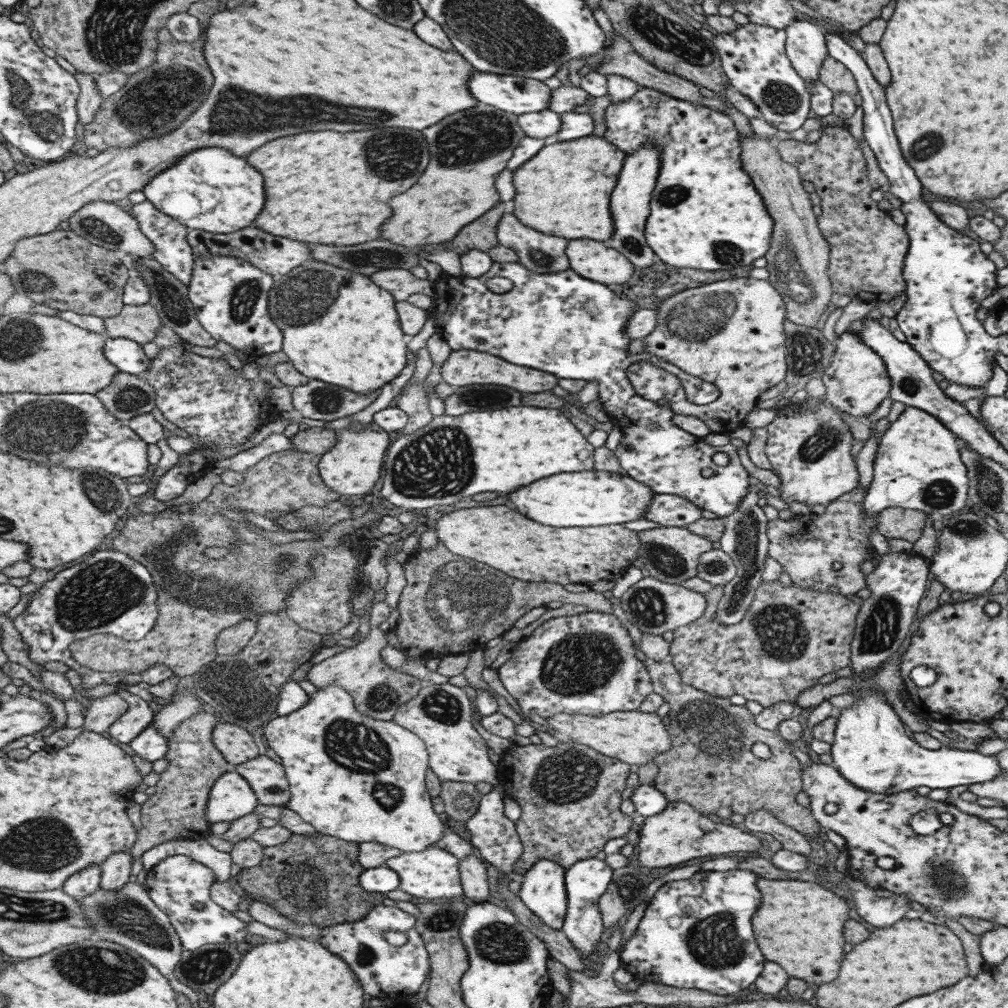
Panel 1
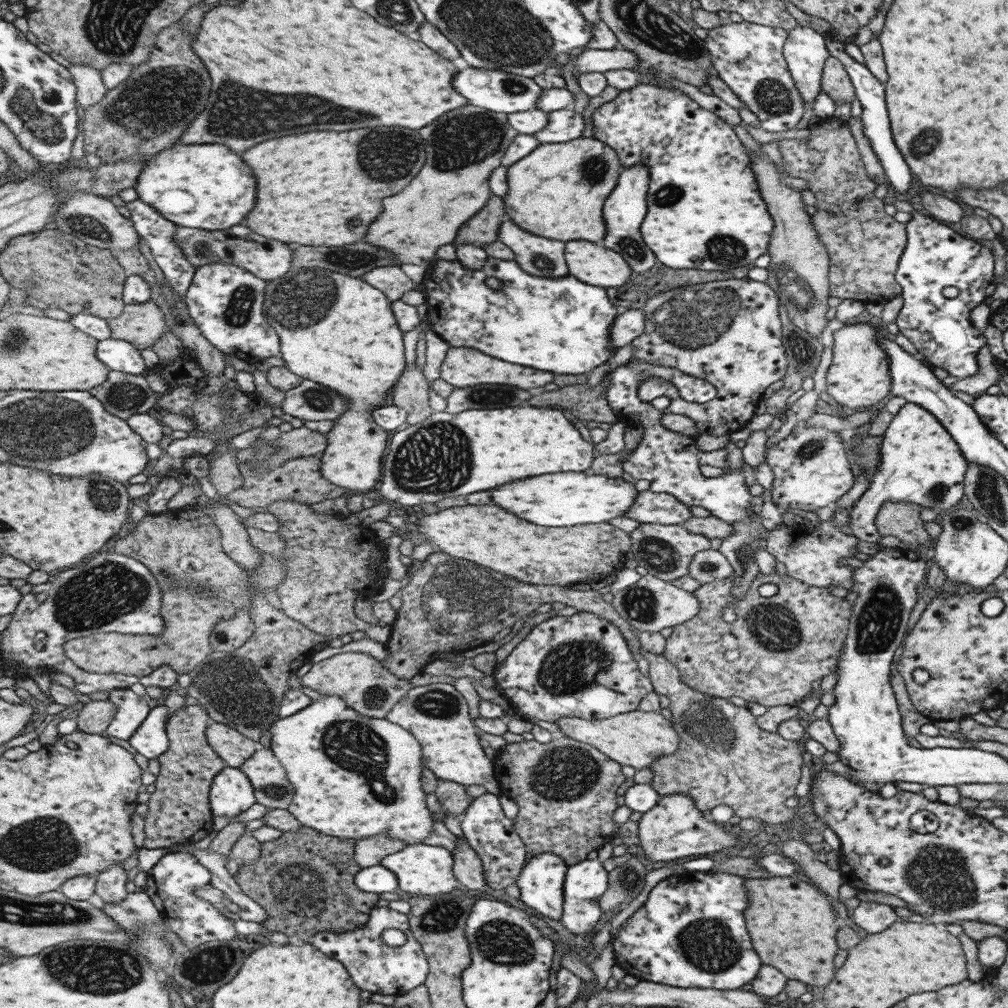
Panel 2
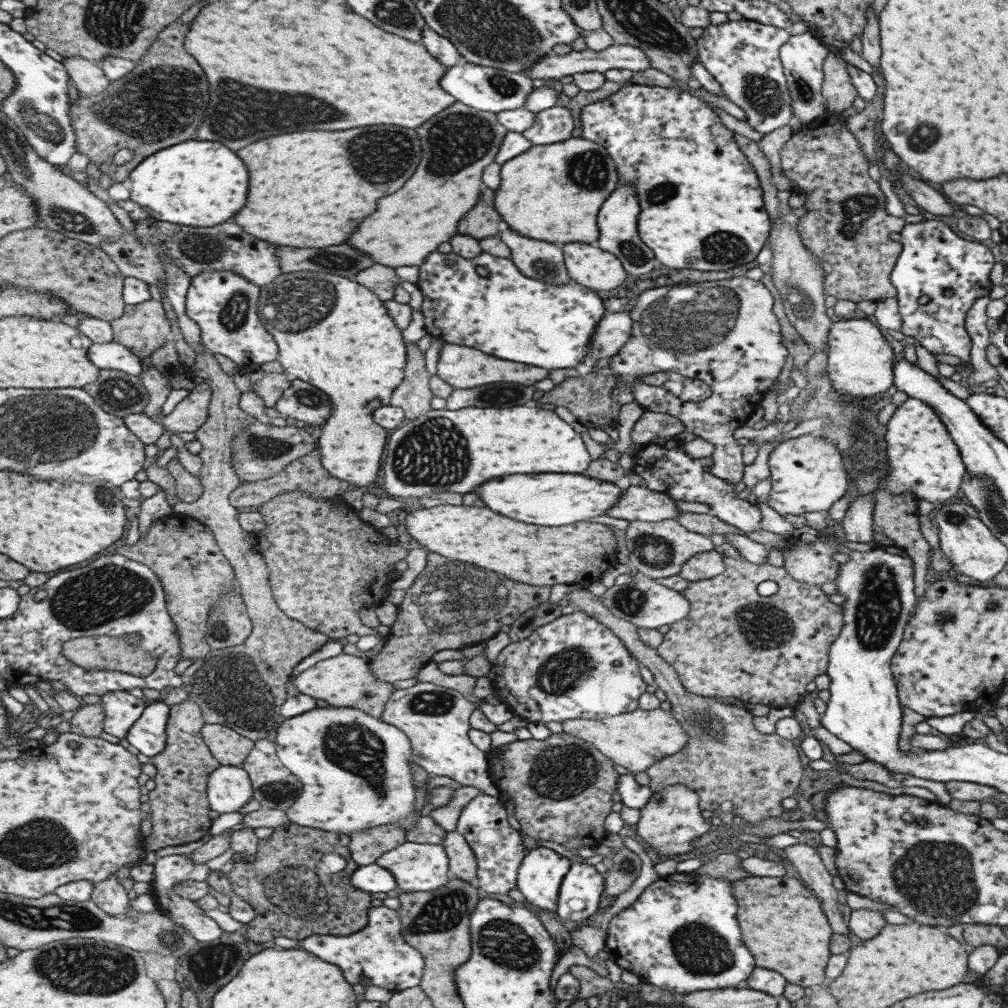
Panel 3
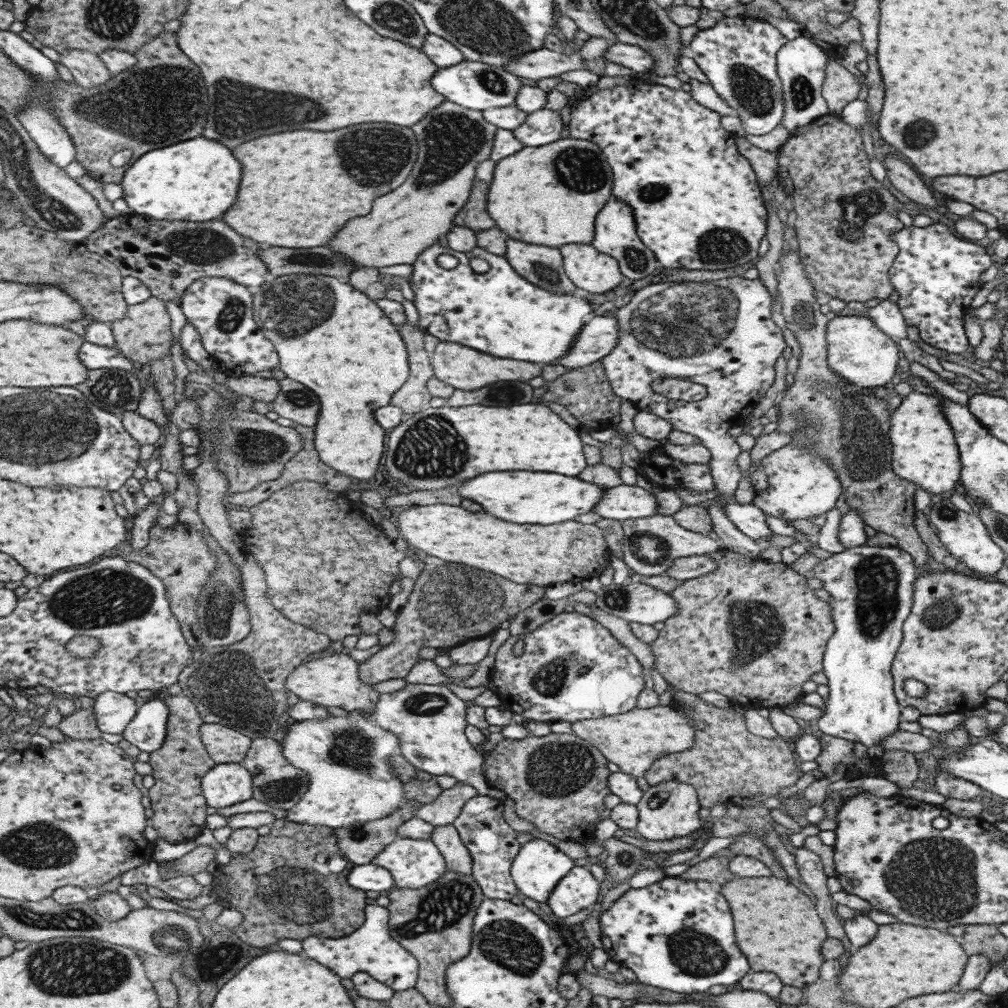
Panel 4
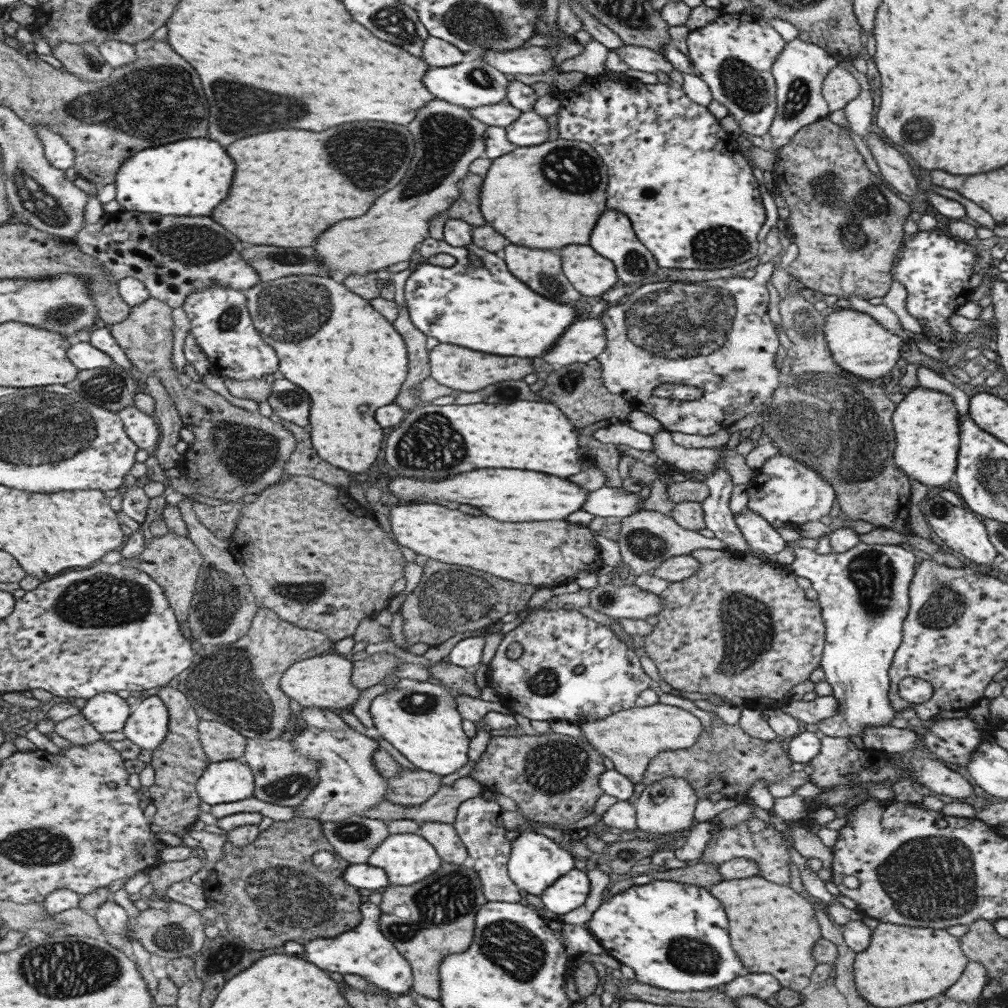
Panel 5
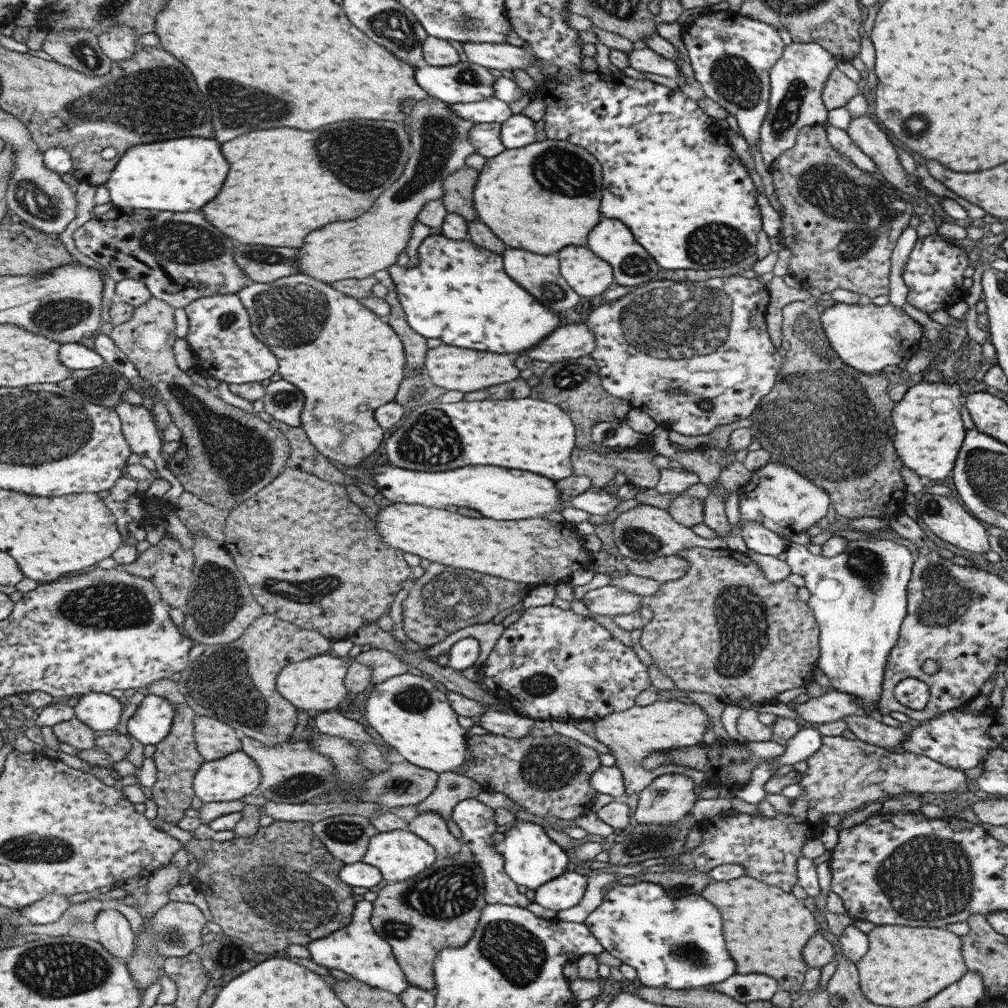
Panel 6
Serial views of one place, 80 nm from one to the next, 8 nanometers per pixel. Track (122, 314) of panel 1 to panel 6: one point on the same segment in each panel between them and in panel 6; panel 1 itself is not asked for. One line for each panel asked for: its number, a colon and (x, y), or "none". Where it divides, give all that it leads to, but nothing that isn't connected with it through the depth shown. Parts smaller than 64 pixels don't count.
2: (141, 325)
3: (143, 328)
4: (143, 335)
5: (234, 452)
6: (226, 455)

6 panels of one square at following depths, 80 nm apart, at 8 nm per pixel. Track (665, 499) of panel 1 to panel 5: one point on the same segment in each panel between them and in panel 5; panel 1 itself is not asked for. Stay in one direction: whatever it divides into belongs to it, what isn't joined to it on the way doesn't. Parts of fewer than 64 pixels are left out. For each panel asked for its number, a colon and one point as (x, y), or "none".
2: (659, 508)
3: (636, 503)
4: (621, 502)
5: (605, 501)

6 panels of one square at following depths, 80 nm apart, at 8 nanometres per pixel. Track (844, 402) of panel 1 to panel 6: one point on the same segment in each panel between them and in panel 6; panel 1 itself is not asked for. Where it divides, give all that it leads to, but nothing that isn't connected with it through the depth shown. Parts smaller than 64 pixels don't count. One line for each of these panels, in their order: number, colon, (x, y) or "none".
2: (810, 470)
3: (806, 474)
4: (801, 484)
5: (786, 493)
6: (866, 338)

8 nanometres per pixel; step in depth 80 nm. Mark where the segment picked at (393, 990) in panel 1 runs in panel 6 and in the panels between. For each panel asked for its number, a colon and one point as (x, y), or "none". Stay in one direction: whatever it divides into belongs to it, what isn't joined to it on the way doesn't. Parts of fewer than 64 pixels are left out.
2: (373, 966)
3: (377, 951)
4: (369, 948)
5: (363, 950)
6: (355, 948)

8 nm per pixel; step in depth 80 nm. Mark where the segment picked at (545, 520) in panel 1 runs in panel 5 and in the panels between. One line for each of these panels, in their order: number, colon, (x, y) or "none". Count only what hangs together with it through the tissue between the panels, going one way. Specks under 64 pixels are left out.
2: (572, 498)
3: (544, 499)
4: (517, 496)
5: (508, 495)

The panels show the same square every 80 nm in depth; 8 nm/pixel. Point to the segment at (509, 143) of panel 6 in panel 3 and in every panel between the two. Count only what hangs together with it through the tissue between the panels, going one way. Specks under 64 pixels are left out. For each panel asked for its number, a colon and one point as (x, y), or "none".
3: (554, 124)
4: (541, 126)
5: (528, 129)

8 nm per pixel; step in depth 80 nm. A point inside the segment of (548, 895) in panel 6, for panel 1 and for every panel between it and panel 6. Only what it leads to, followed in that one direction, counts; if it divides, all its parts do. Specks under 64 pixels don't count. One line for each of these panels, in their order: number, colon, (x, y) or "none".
1: (586, 880)
2: (584, 882)
3: (580, 893)
4: (577, 890)
5: (569, 891)

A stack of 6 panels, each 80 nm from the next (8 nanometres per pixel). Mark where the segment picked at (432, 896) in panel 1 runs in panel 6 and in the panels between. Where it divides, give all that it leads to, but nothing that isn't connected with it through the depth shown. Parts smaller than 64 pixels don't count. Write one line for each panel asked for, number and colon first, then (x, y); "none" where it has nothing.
2: (420, 869)
3: (416, 867)
4: (412, 863)
5: (406, 858)
6: (398, 854)

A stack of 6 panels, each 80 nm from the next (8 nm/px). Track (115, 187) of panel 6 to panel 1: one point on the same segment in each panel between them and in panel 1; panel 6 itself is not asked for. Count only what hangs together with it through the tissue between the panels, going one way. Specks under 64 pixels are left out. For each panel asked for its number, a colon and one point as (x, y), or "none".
1: (211, 190)
2: (199, 186)
3: (193, 183)
4: (196, 180)
5: (187, 178)

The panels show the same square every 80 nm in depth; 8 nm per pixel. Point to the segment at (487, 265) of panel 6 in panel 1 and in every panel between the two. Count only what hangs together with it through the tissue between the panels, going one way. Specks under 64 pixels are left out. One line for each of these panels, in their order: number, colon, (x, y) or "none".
1: (561, 323)
2: (561, 326)
3: (507, 315)
4: (499, 313)
5: (485, 308)

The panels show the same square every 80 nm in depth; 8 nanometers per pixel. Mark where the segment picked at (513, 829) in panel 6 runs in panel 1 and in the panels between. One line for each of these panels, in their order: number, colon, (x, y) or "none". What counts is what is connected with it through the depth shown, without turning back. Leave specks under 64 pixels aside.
1: (542, 891)
2: (539, 883)
3: (539, 875)
4: (537, 867)
5: (534, 862)

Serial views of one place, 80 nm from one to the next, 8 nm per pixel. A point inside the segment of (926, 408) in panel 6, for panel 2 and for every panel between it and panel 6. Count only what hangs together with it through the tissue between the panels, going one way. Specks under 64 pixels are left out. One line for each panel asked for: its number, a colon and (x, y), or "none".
2: (920, 463)
3: (922, 459)
4: (924, 450)
5: (925, 426)

